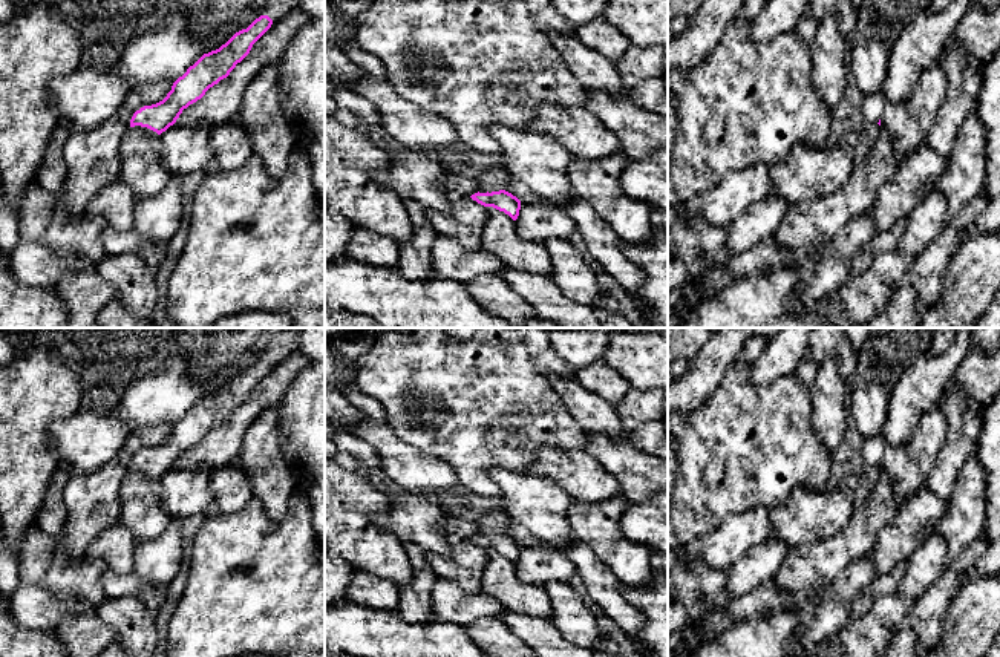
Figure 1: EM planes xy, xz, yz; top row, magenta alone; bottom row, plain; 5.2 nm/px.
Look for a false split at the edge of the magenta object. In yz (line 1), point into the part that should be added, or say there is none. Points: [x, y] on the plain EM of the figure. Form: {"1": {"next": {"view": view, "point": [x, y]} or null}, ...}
{"1": {"next": null}}

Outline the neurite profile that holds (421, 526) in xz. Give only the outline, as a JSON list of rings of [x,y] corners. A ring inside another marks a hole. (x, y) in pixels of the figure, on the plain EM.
[[[400,493],[391,496],[391,510],[375,515],[374,521],[389,534],[395,536],[401,544],[412,544],[423,551],[449,556],[449,533],[443,530],[446,513],[430,502],[429,493]]]

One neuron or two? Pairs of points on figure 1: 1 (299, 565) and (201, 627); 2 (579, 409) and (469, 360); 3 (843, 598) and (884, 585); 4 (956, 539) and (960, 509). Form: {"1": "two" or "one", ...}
{"1": "one", "2": "two", "3": "two", "4": "one"}

